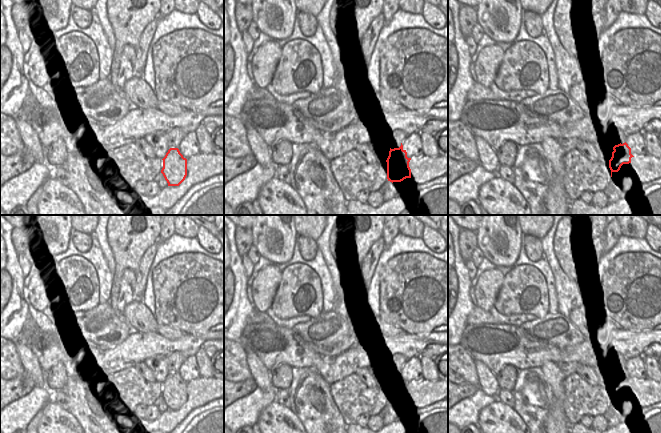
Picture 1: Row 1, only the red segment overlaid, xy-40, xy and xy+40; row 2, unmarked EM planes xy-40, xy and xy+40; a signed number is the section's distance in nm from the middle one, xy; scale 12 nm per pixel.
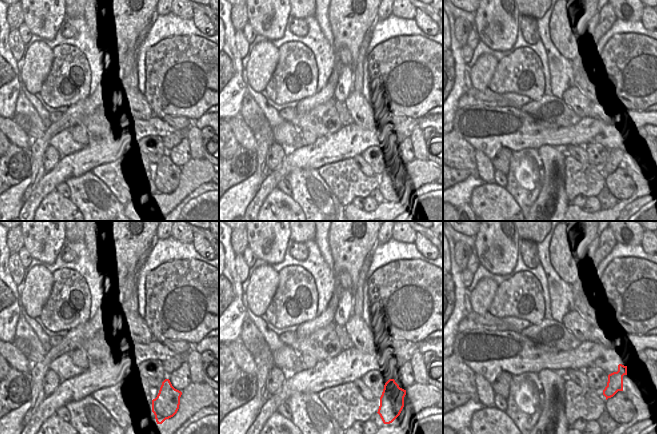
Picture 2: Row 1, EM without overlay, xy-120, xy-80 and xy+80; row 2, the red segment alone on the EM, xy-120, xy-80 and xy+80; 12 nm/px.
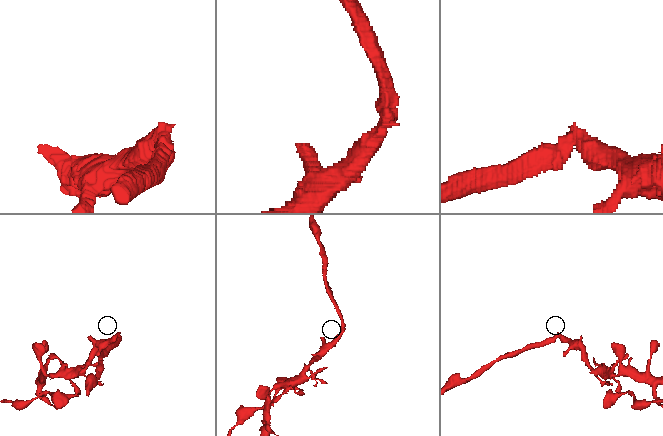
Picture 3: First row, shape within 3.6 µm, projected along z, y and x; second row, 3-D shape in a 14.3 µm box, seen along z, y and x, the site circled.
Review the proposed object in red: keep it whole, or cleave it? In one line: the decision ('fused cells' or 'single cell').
fused cells

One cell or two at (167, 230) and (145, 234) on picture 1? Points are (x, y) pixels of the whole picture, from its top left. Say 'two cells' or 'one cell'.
two cells

